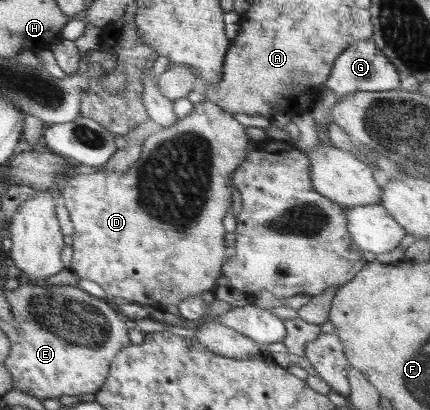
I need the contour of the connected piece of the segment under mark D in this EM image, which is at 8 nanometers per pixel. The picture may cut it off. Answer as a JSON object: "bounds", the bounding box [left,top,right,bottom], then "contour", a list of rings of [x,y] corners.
{"bounds":[61,99,249,311],"contour":[[[205,99],[196,104],[192,112],[189,112],[183,119],[177,120],[175,124],[164,128],[154,128],[152,133],[141,142],[140,158],[127,171],[71,174],[61,185],[63,202],[70,213],[70,220],[74,227],[73,235],[67,239],[73,249],[73,255],[71,263],[66,268],[75,271],[80,278],[98,283],[107,293],[108,298],[122,297],[128,302],[135,302],[156,311],[168,305],[180,304],[191,296],[200,296],[201,293],[207,293],[207,291],[214,292],[217,287],[216,279],[222,276],[223,265],[229,259],[225,253],[227,246],[223,239],[227,231],[222,224],[223,217],[227,215],[227,209],[232,205],[232,192],[227,182],[231,179],[235,168],[246,159],[248,143],[249,138],[245,132],[245,126],[237,122],[233,114]]]}

